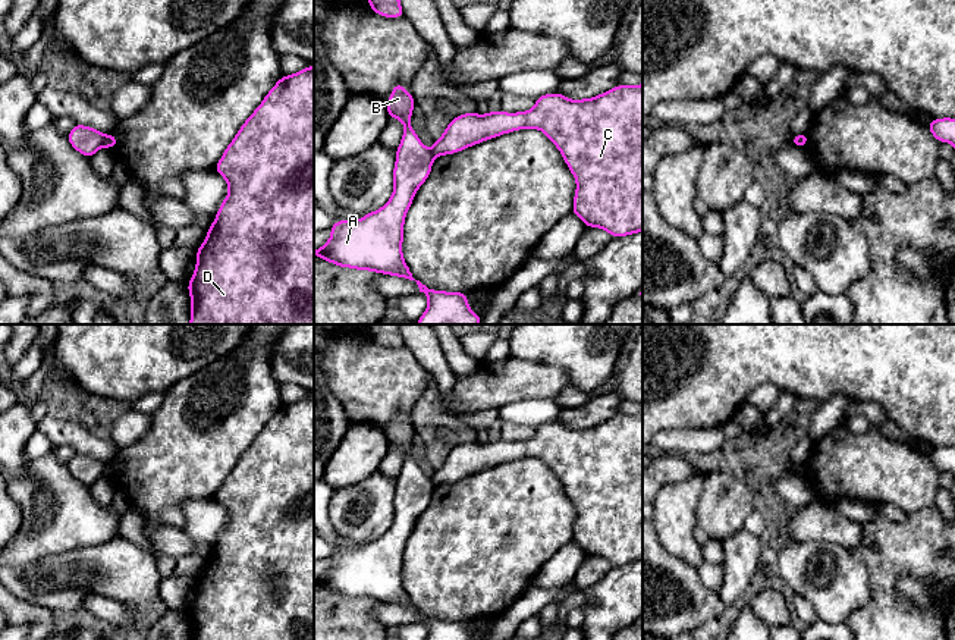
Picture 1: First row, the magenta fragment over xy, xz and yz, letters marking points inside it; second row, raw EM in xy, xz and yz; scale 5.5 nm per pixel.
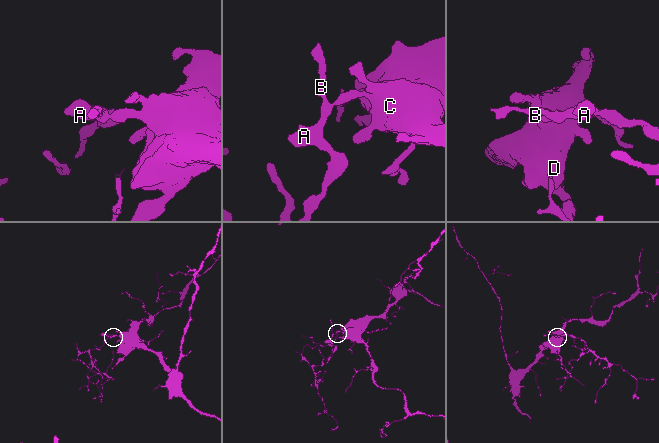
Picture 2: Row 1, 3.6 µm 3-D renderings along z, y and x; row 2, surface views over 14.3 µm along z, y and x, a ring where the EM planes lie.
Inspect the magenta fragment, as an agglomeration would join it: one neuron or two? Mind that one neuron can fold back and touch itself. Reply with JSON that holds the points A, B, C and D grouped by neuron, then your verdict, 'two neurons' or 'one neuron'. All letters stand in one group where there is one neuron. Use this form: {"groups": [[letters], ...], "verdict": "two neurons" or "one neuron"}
{"groups": [["A", "B"], ["C", "D"]], "verdict": "two neurons"}

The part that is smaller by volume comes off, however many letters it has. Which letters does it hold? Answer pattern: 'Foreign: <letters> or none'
Foreign: A, B

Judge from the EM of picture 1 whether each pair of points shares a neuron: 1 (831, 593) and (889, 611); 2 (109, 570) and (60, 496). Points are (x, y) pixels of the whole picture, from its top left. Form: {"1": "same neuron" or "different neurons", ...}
{"1": "different neurons", "2": "different neurons"}

